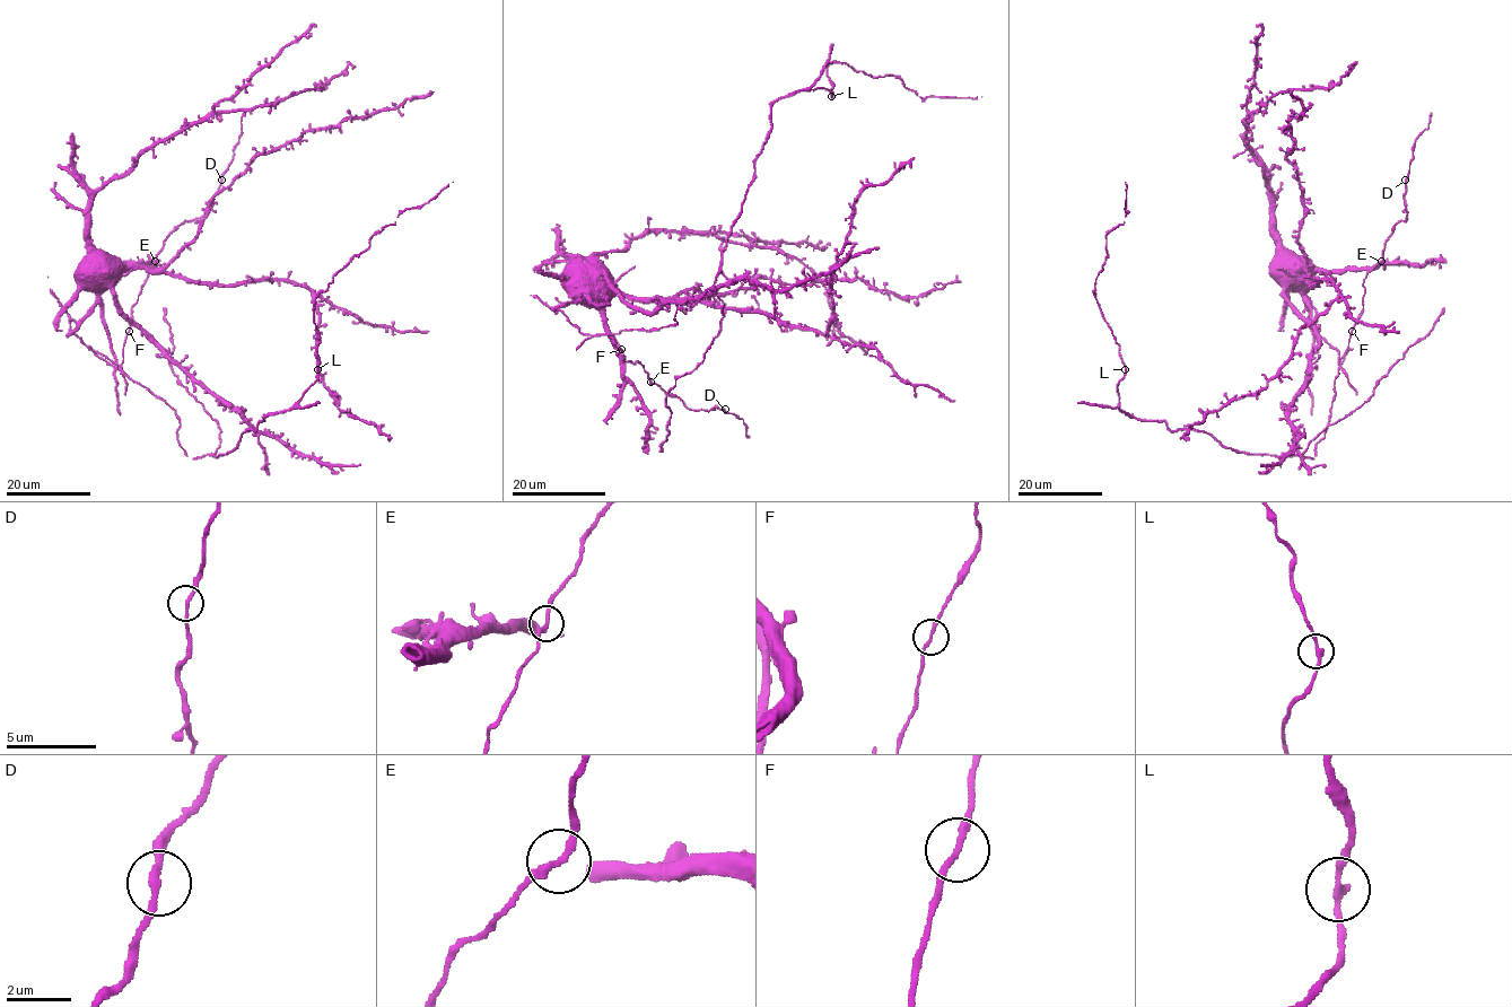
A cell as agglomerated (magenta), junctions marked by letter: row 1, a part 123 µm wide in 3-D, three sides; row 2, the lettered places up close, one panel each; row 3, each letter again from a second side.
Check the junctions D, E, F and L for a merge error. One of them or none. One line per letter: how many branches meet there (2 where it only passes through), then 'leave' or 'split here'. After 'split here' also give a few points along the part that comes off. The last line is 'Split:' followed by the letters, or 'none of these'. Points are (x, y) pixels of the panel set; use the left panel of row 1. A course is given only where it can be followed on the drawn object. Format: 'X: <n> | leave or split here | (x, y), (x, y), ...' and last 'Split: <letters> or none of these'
D: 2 | leave
E: 2 | leave
F: 2 | leave
L: 2 | leave
Split: none of these

